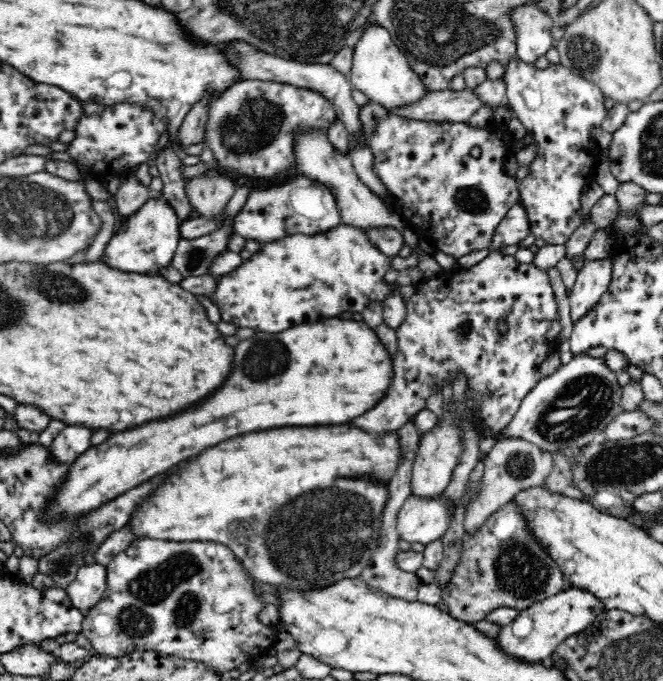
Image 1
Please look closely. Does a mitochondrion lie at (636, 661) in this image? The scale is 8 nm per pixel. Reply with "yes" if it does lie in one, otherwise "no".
yes

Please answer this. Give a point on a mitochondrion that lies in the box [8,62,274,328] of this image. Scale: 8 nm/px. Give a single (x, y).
(57, 287)

